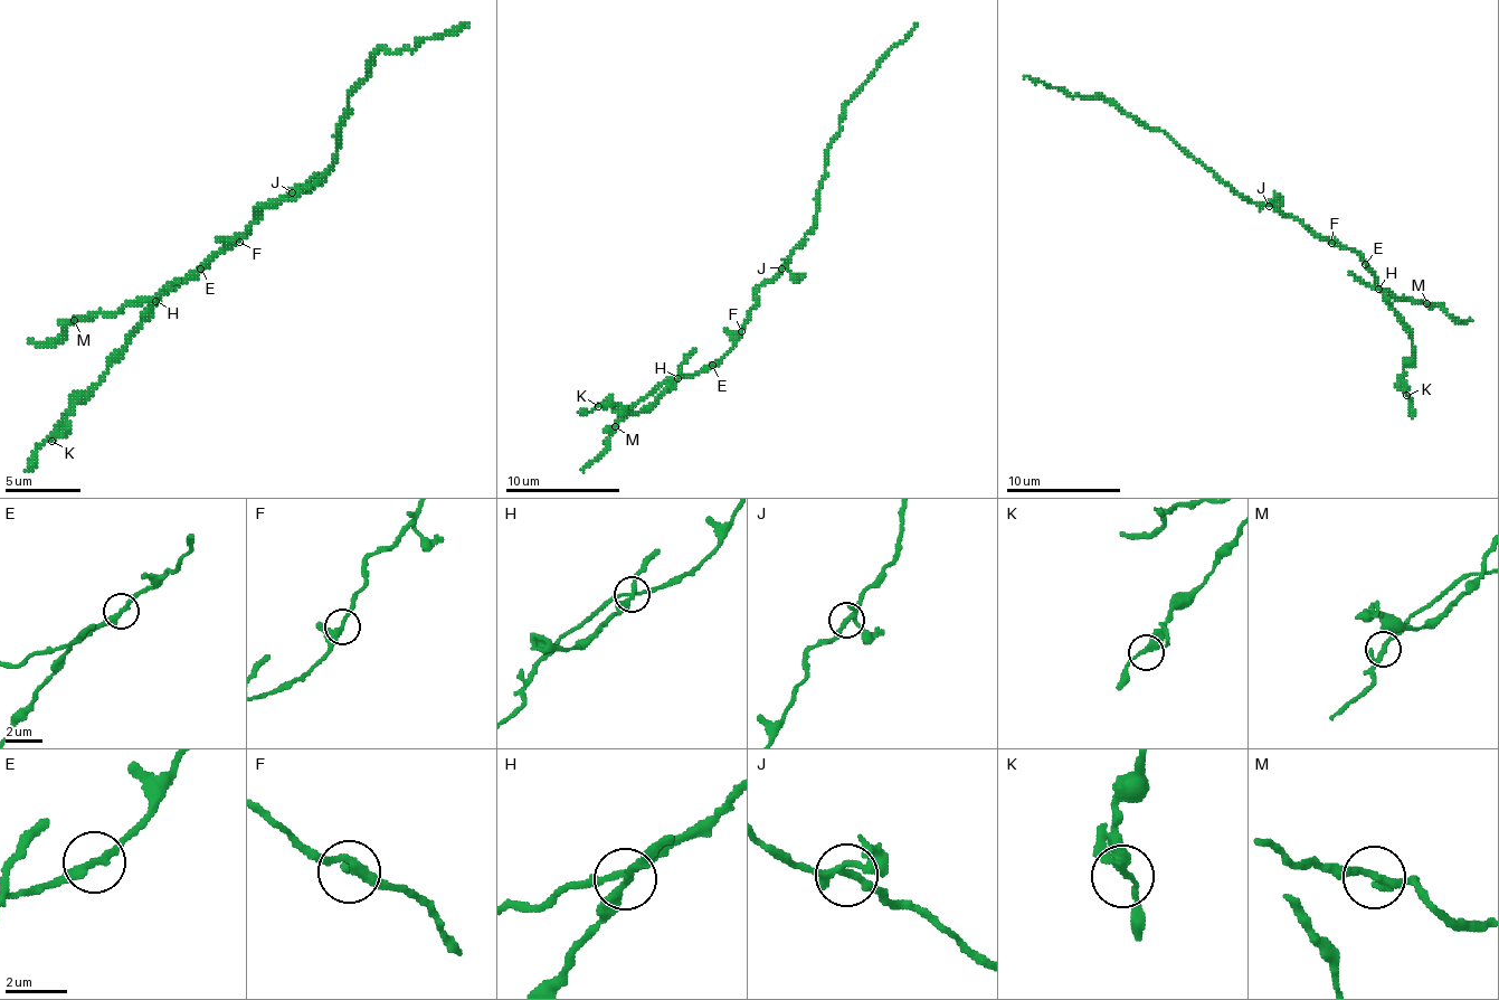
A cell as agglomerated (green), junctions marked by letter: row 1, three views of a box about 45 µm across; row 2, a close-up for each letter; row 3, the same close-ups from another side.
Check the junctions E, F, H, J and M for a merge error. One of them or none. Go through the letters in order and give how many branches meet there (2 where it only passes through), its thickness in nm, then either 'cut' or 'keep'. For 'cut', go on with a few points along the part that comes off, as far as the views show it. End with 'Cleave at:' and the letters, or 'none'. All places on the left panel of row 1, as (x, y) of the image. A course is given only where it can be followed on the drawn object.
E: branches 2; calibre 280 nm; keep
F: branches 3; calibre 280 nm; keep
H: branches 4; calibre 240 nm; cut; course (157, 301), (107, 369), (25, 471)
J: branches 3; calibre 220 nm; keep
M: branches 3; calibre 190 nm; keep
Cleave at: H

